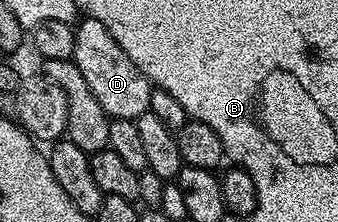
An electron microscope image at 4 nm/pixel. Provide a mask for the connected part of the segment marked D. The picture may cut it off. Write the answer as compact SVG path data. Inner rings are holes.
M88 16L82 17L75 26L75 52L72 62L77 65L79 72L83 72L83 80L91 88L95 100L103 104L103 112L110 119L131 118L136 120L139 116L149 113L149 101L154 87L147 76L131 64L131 56L115 44L115 36L99 24L99 20Z

